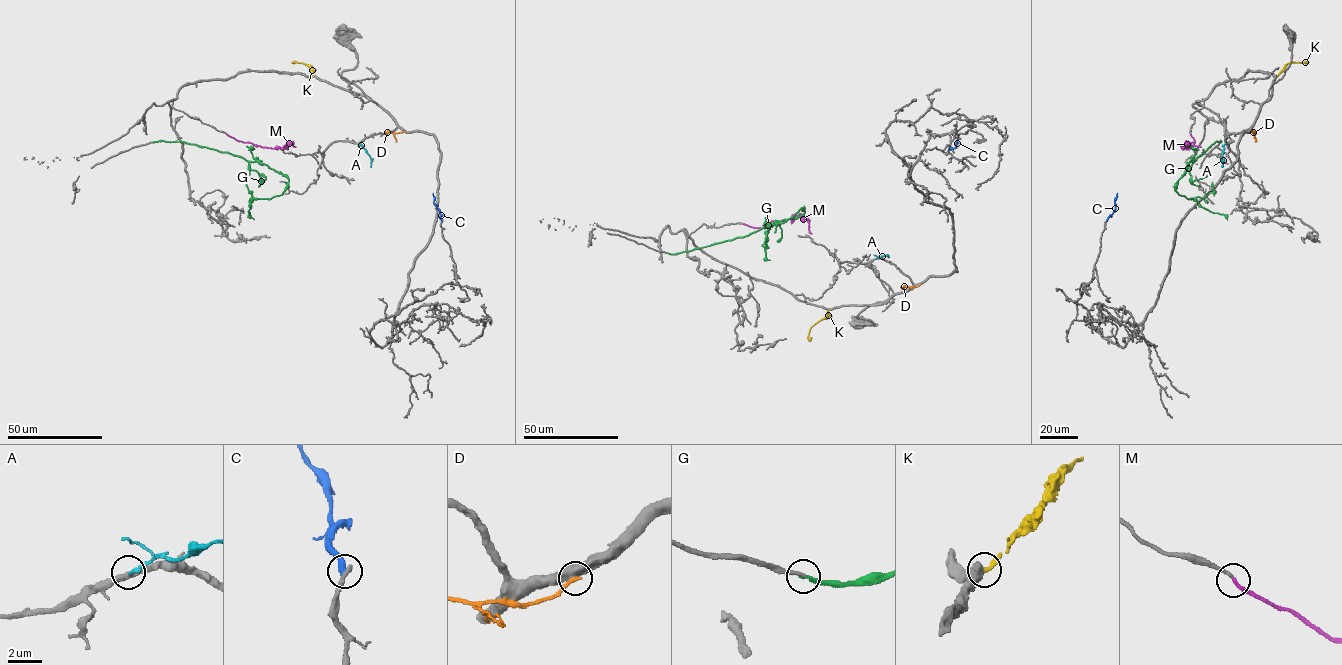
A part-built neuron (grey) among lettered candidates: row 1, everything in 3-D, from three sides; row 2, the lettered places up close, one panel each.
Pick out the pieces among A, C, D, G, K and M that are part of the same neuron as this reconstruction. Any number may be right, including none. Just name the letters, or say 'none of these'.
A, G, M

